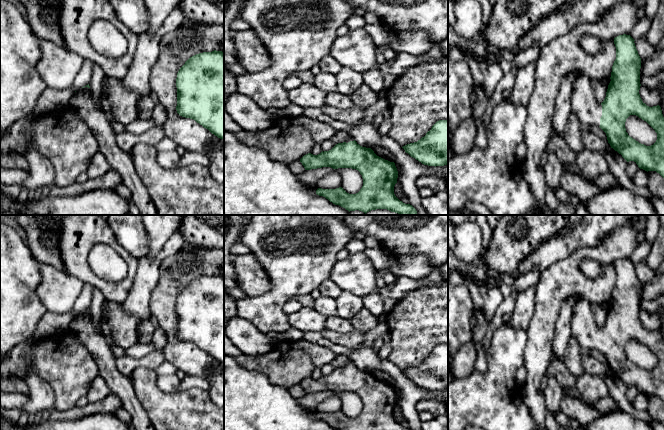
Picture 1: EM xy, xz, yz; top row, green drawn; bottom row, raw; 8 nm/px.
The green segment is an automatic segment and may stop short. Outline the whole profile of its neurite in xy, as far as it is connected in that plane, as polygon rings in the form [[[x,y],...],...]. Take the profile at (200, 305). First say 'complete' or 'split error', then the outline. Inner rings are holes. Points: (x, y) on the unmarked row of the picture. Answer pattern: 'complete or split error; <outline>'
complete; [[[203,276],[190,281],[179,293],[176,302],[177,337],[195,344],[220,363],[224,363],[224,276]]]

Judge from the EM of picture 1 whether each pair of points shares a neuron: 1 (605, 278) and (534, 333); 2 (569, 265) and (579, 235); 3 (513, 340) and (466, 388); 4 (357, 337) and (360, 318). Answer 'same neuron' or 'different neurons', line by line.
1: same neuron
2: different neurons
3: same neuron
4: different neurons

